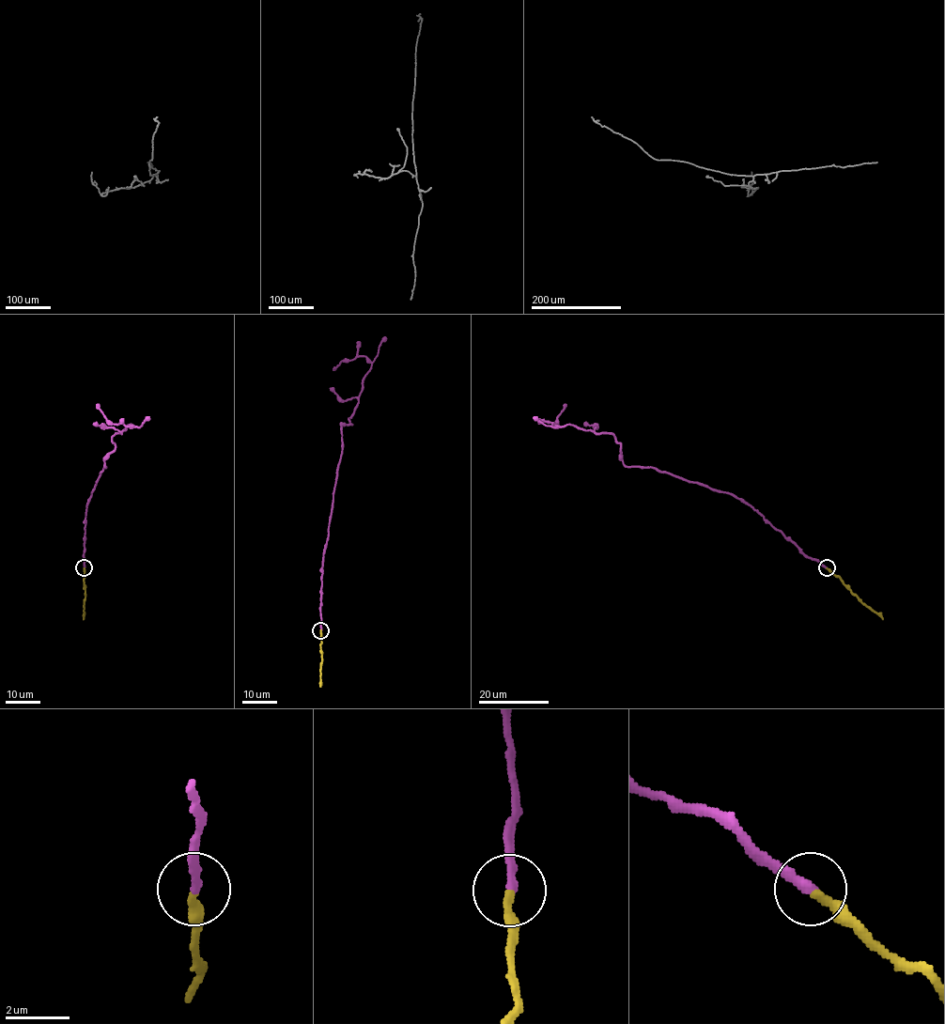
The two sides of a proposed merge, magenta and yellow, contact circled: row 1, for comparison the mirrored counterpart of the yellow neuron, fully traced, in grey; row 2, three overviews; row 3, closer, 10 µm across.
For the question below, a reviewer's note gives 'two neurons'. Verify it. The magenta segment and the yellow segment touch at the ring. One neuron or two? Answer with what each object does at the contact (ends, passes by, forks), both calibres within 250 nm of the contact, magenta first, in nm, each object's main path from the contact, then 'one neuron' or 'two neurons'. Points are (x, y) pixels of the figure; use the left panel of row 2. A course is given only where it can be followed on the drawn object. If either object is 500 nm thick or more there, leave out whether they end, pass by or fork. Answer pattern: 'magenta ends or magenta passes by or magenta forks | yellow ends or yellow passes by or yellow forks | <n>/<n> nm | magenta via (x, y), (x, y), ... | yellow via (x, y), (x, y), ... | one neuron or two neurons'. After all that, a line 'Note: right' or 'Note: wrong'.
magenta ends | yellow ends | 320/240 nm | magenta via (85, 567), (85, 506), (104, 459), (114, 449), (115, 434), (134, 426), (109, 422), (97, 404) | yellow via (85, 567), (84, 619) | one neuron
Note: wrong

